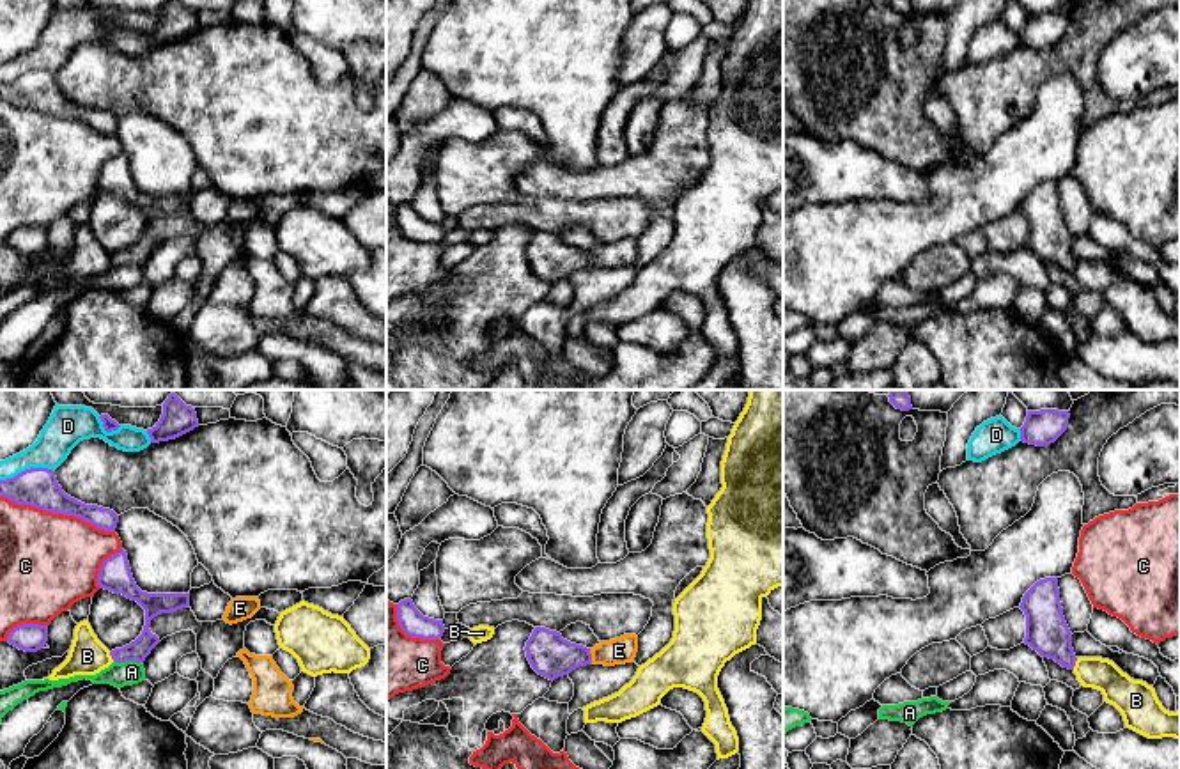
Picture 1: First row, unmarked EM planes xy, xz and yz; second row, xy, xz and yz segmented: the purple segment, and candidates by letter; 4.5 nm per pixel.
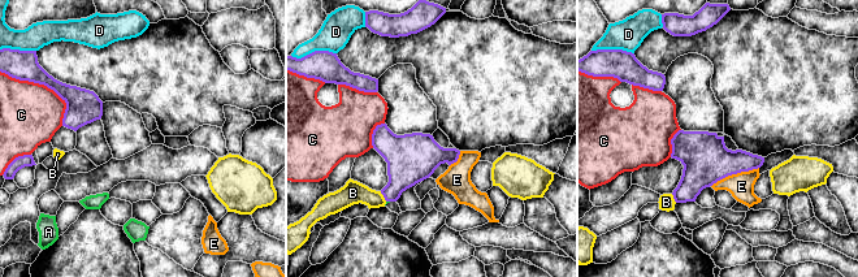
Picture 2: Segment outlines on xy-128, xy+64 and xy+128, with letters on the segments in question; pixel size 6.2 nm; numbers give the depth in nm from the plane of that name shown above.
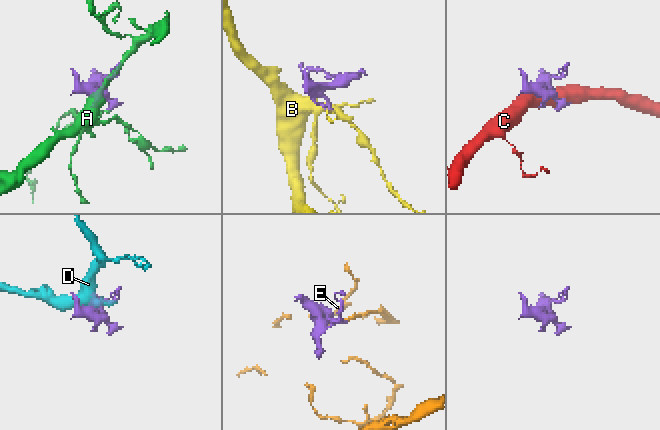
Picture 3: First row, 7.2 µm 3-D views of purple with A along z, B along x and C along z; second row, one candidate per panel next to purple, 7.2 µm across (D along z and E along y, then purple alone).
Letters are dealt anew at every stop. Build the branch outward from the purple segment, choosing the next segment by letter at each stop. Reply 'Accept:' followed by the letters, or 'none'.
Accept: none

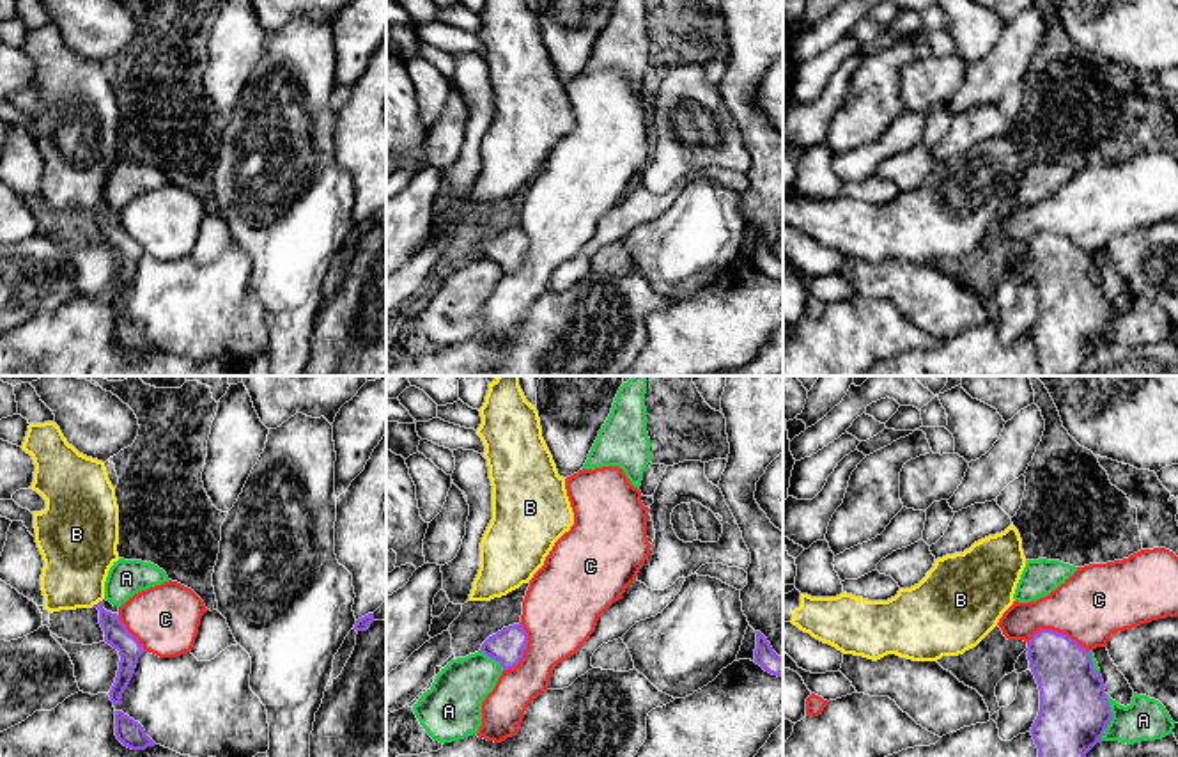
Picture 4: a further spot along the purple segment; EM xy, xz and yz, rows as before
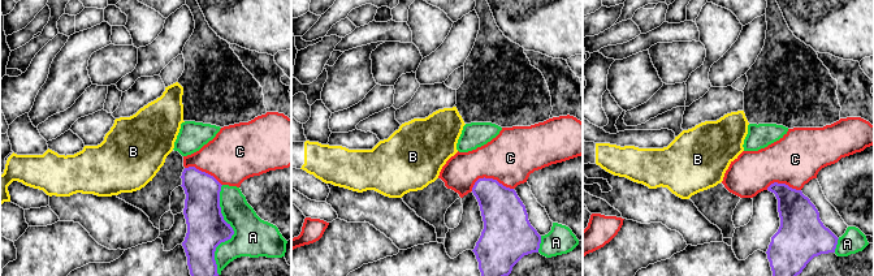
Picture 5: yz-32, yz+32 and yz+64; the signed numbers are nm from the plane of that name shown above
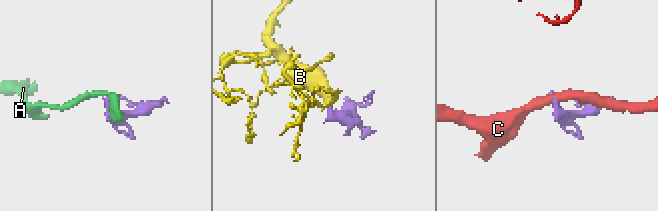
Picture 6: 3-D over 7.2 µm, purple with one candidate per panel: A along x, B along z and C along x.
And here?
Accept: B

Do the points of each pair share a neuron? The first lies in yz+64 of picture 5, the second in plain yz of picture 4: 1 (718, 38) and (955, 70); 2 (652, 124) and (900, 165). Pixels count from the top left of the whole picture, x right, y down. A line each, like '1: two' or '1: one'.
1: two
2: one

